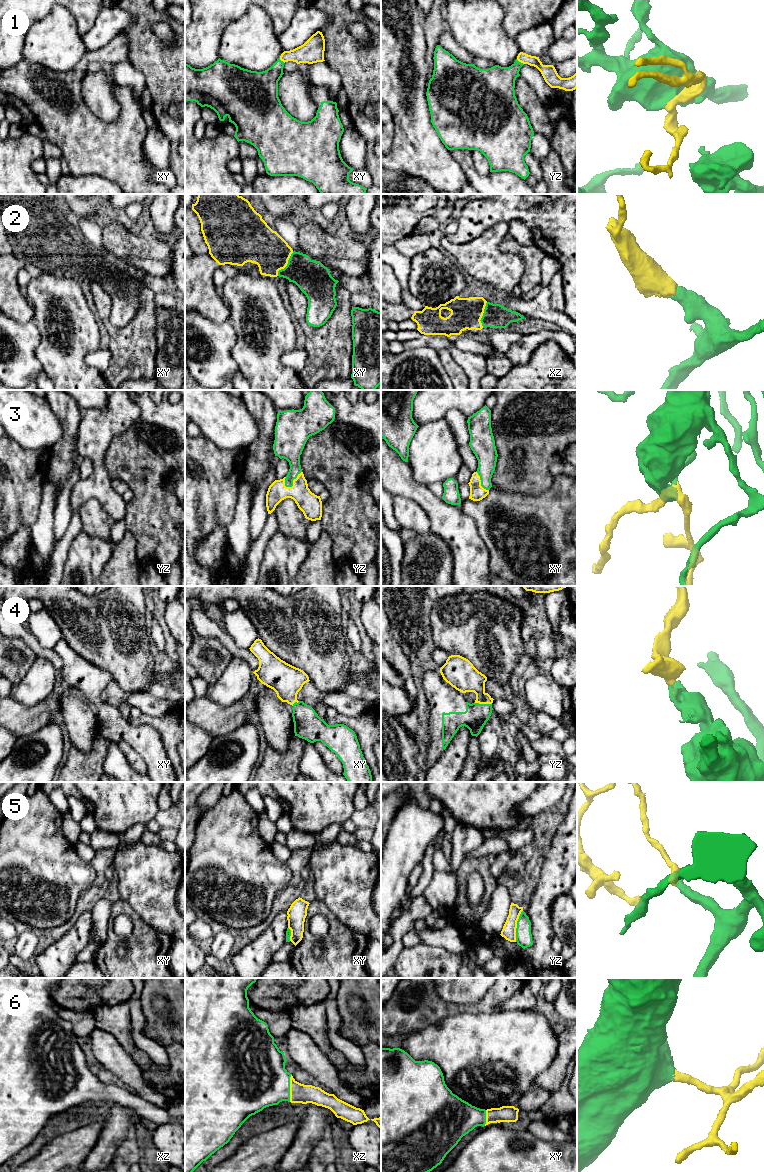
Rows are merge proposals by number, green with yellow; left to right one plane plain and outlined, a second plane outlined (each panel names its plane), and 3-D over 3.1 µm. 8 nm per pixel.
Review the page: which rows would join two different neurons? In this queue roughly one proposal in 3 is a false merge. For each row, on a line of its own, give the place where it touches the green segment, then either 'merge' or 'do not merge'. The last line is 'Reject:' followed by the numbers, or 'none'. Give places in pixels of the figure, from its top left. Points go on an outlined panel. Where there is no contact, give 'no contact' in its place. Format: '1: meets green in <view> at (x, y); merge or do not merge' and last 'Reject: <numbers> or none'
1: meets green in yz at (520, 62); merge
2: meets green in xy at (287, 265); merge
3: meets green in yz at (292, 482); merge
4: meets green in yz at (483, 704); merge
5: meets green in yz at (517, 926); do not merge
6: meets green in xz at (289, 1088); merge
Reject: 5

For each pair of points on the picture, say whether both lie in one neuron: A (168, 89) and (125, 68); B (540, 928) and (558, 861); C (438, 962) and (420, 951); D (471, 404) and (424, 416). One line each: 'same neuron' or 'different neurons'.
A: different neurons
B: same neuron
C: same neuron
D: same neuron

